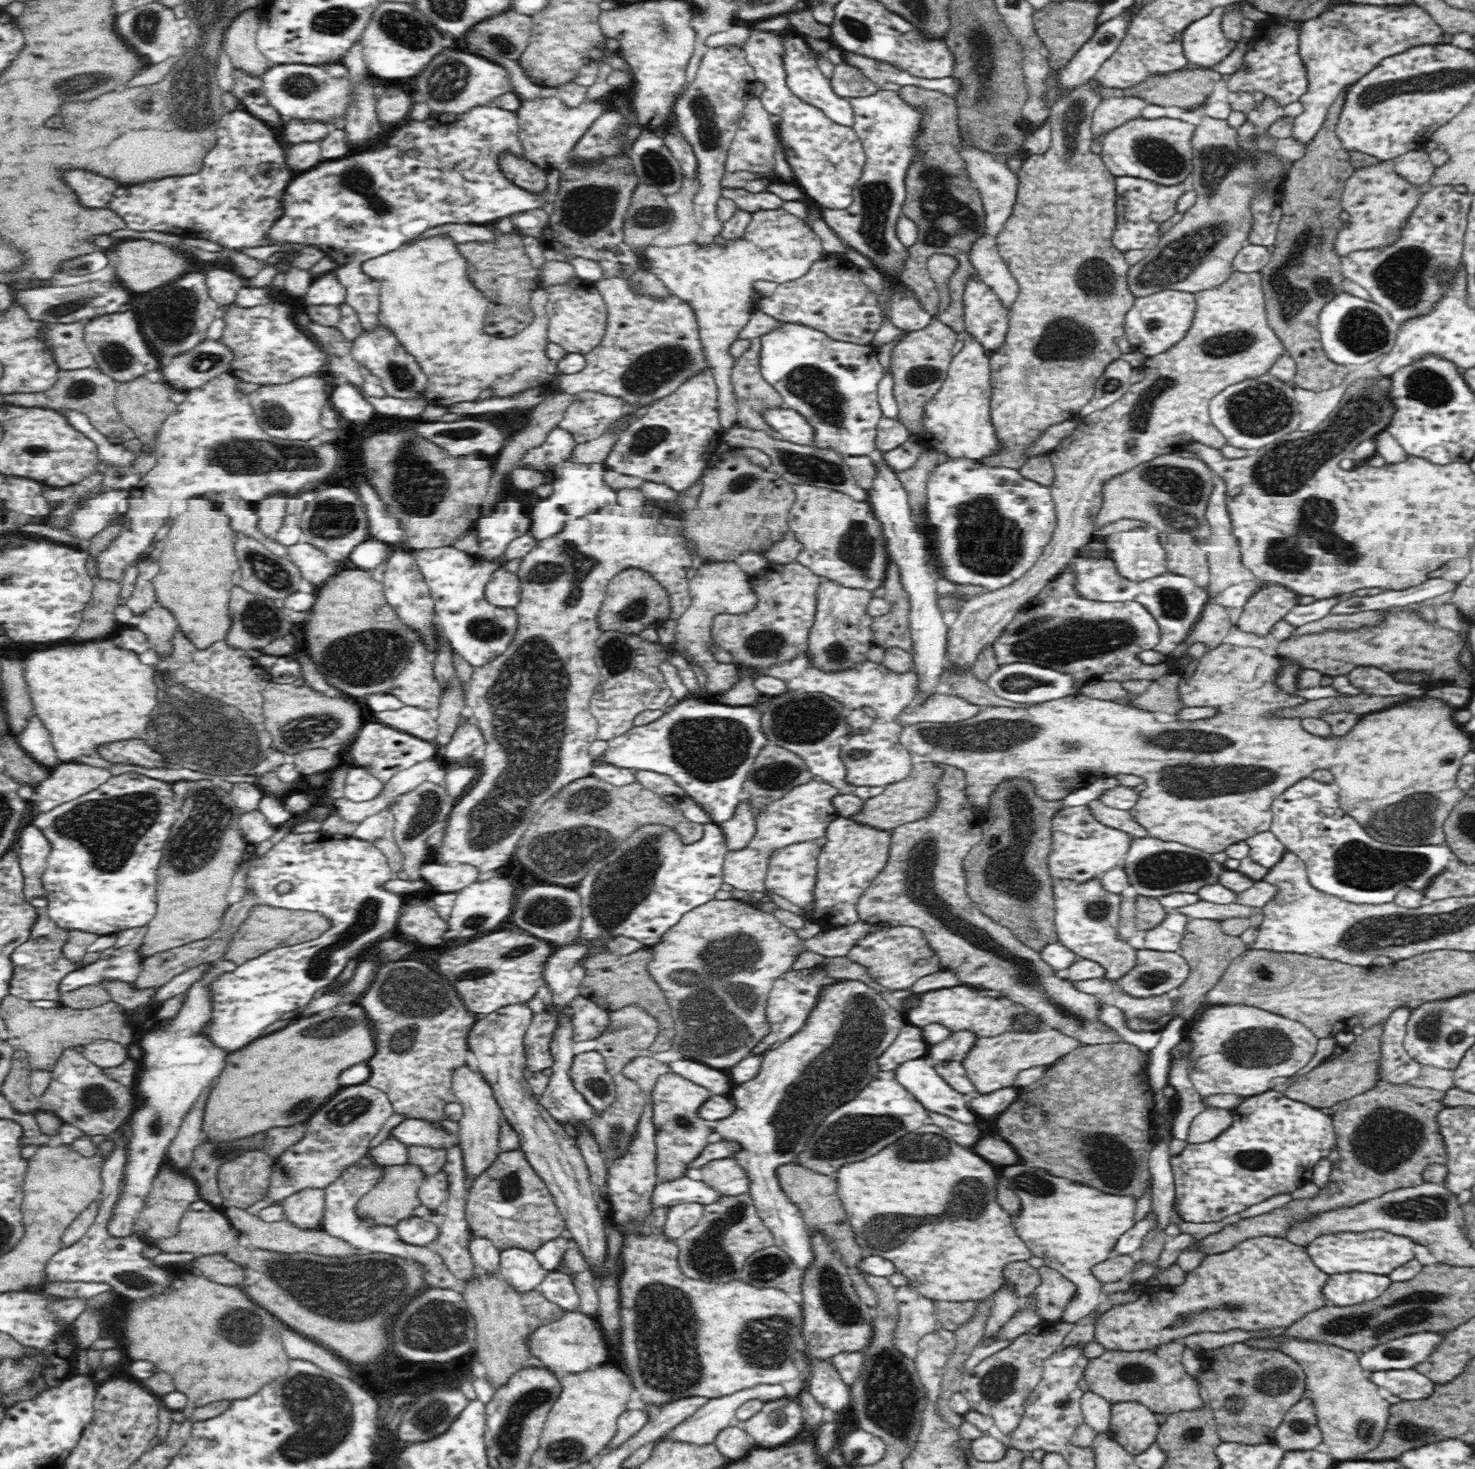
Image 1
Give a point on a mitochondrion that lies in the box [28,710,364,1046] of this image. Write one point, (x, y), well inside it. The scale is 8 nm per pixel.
(108, 828)

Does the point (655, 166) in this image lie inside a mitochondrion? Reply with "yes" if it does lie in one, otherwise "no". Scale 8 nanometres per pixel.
yes

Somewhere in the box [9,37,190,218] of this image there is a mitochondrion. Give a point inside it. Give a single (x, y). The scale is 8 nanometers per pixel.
(76, 83)

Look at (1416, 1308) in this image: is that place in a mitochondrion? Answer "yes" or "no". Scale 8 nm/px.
yes

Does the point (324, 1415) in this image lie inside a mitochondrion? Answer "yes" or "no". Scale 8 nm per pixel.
yes

